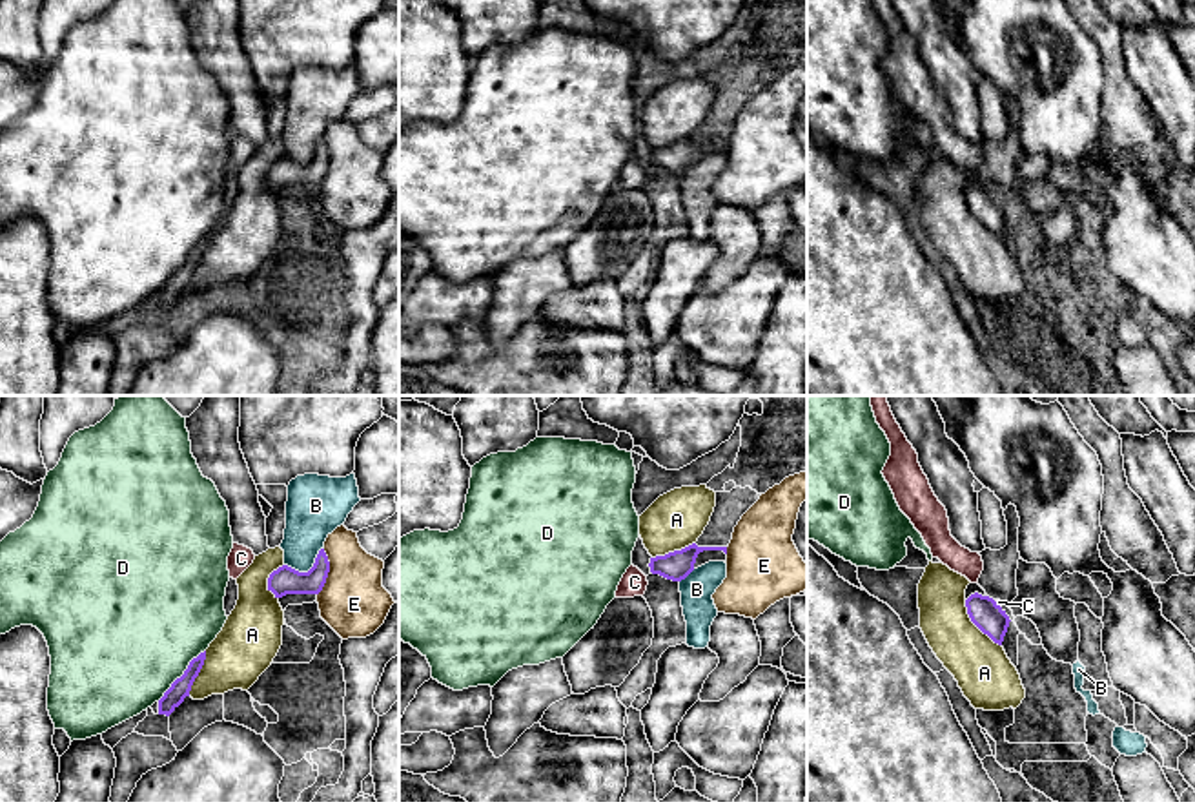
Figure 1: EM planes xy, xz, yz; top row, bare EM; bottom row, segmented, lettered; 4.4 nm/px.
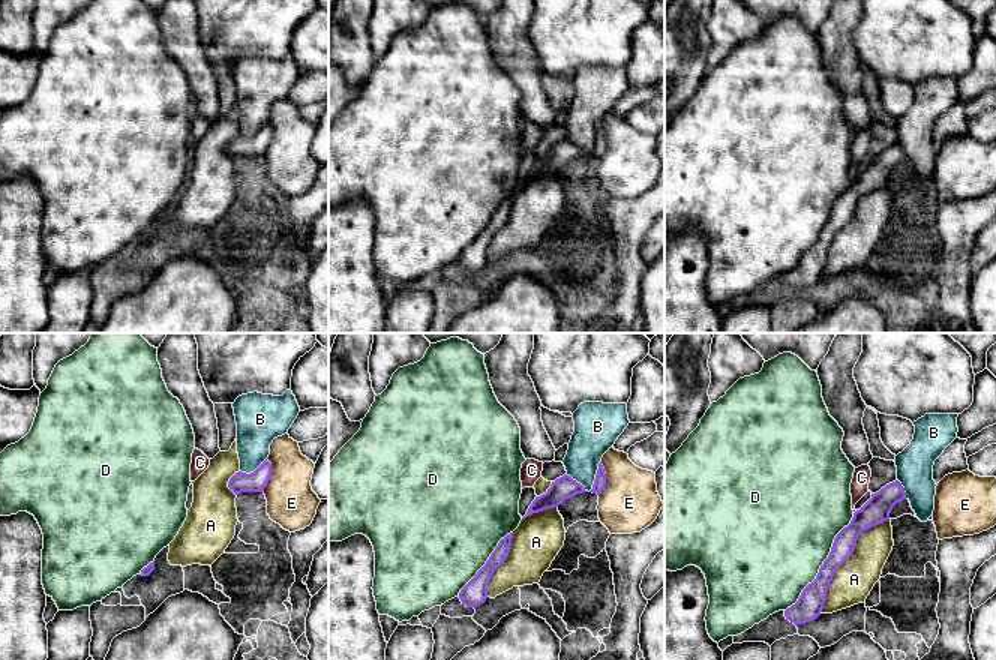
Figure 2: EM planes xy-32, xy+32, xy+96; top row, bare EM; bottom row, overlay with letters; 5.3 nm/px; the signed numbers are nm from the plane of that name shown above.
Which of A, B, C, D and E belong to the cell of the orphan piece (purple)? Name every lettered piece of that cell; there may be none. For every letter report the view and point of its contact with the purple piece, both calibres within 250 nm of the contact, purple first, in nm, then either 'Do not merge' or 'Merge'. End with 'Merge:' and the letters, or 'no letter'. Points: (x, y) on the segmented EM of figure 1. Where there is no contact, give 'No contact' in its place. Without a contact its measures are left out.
A: Touches purple at yz (977, 626). Thickness 140 nm (purple) against 260 nm. Merge
B: Touches purple at xy (308, 571). Thickness 120 nm (purple) against 220 nm. Do not merge
C: Touches purple at yz (995, 604). Thickness 140 nm (purple) against 20 nm. Do not merge
D: Touches purple at xy (183, 675). Thickness 90 nm (purple) against 480 nm. Do not merge
E: Touches purple at xy (328, 571). Thickness 120 nm (purple) against 300 nm. Do not merge
Merge: A

